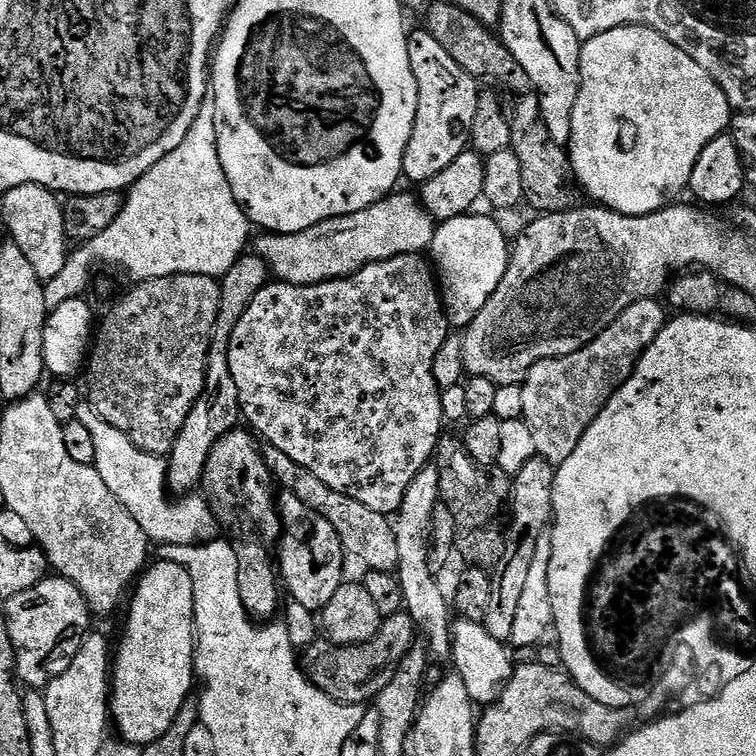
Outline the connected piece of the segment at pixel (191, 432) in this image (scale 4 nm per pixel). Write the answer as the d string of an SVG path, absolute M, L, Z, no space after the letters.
M245 254L230 266L230 270L220 280L220 309L214 322L214 330L210 338L208 365L204 375L204 394L194 402L194 410L190 410L190 418L182 422L182 430L178 430L178 438L172 451L168 453L168 487L176 494L192 494L201 487L206 462L210 458L210 450L214 450L226 433L241 423L242 413L238 386L234 386L234 374L230 374L230 334L234 334L234 326L238 326L238 318L246 314L246 306L258 294L258 290L269 283L270 273L261 256Z

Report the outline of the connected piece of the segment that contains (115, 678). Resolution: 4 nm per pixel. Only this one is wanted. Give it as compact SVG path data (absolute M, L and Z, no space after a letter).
M157 559L145 567L135 581L131 593L132 605L128 608L128 621L124 624L124 637L120 649L115 649L114 663L110 668L110 720L120 731L119 739L127 744L143 746L153 744L178 718L178 710L189 703L194 685L194 582L178 562Z

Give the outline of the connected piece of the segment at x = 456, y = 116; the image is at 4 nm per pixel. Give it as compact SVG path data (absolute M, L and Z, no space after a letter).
M426 30L409 31L408 49L410 66L418 82L418 110L414 130L406 146L402 176L405 181L413 180L413 185L419 186L434 178L434 174L442 174L442 170L446 170L446 166L450 166L454 158L469 147L481 89L475 78L450 58L434 34Z

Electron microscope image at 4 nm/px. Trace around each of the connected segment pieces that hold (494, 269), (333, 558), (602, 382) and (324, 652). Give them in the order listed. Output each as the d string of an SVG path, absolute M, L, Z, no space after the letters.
M476 215L443 221L436 229L430 249L430 260L444 301L444 312L448 315L449 325L456 330L467 328L478 310L486 306L508 269L510 240L504 237L498 221Z
M292 492L279 493L278 515L280 549L275 550L274 556L278 561L278 576L282 581L283 591L291 600L298 602L298 606L306 606L306 610L319 614L330 603L330 598L334 598L338 586L346 580L346 553L342 542L334 526L330 526L330 522L326 522L322 514L306 506L306 502L302 502L302 498Z
M659 299L634 302L626 306L626 310L622 310L622 314L618 314L618 318L610 322L610 326L606 326L606 330L602 330L602 334L598 334L594 342L582 346L582 350L566 354L562 358L538 362L530 369L522 385L522 419L534 438L536 455L541 456L543 460L549 460L553 466L559 466L566 462L566 458L570 458L570 454L574 454L574 450L578 450L582 434L590 430L594 418L598 418L606 402L610 402L613 394L628 381L630 374L634 374L642 354L652 345L654 338L658 338L666 323L664 312L666 313L665 305Z
M401 610L395 612L393 616L383 617L380 625L380 632L373 640L362 642L361 644L333 644L327 638L318 638L316 641L302 652L302 667L304 675L318 690L322 690L331 700L337 700L343 704L362 704L367 705L375 701L376 695L385 688L394 678L396 668L402 662L405 654L414 646L418 638L418 629L413 622L412 617L407 611Z

